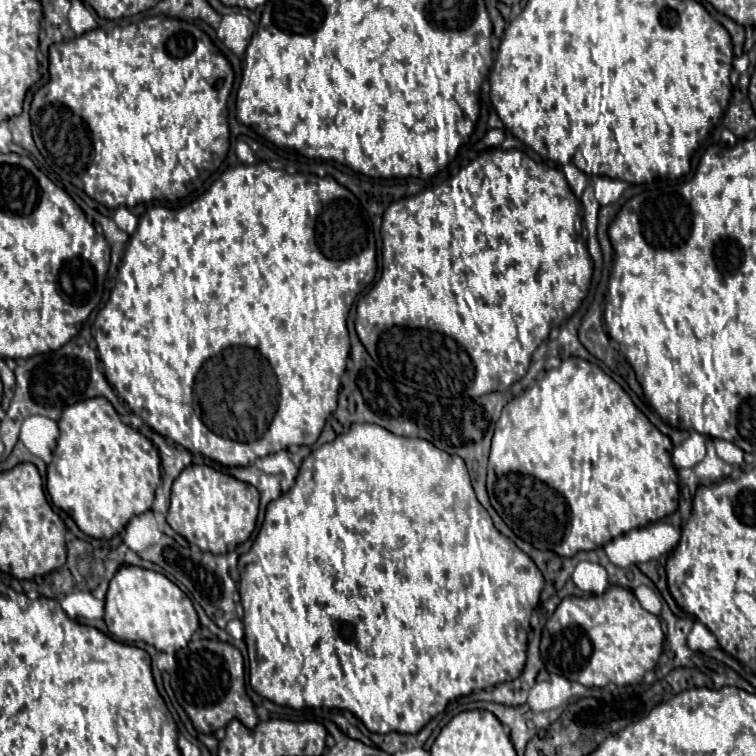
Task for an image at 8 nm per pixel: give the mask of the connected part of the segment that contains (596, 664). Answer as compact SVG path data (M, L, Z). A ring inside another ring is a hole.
M612 586L602 596L568 596L548 618L542 630L540 652L550 674L560 674L588 688L606 684L638 684L648 670L654 670L664 644L660 618L646 612L636 596Z

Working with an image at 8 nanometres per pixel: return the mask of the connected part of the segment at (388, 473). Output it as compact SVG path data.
M354 424L346 434L340 434L336 436L332 442L328 444L322 444L320 448L312 450L312 454L308 458L304 458L302 466L300 466L300 472L296 476L296 484L286 492L282 494L278 500L270 502L268 508L266 508L266 518L264 518L264 524L254 540L254 546L250 548L250 552L242 554L240 560L238 560L238 570L240 570L240 603L243 608L242 622L244 625L244 640L246 640L246 646L248 646L248 658L250 658L250 686L254 688L256 694L268 698L270 702L274 704L280 704L280 706L288 706L288 708L294 708L294 710L304 710L304 708L338 708L338 710L348 710L352 712L354 716L358 716L364 726L370 730L370 732L378 732L378 734L386 734L386 732L400 732L400 734L416 734L420 732L434 716L438 716L440 712L444 712L444 708L460 698L460 696L466 696L474 690L486 690L486 688L492 688L492 686L498 686L502 682L512 682L514 678L520 676L524 664L526 664L526 632L530 628L530 614L532 610L536 608L538 600L540 600L540 592L544 588L544 578L542 578L542 572L536 568L536 564L512 542L508 540L506 536L502 536L494 524L492 524L492 518L490 514L482 508L482 504L476 500L476 494L474 494L474 488L470 484L470 476L468 476L468 470L464 474L464 460L460 456L450 456L448 452L444 450L438 450L434 444L428 444L426 440L420 440L420 438L402 438L402 436L396 436L376 424Z

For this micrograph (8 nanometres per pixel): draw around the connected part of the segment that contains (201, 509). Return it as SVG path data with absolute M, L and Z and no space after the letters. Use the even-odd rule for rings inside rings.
M186 466L182 474L174 480L172 484L172 496L170 496L170 510L168 510L168 524L174 532L184 536L190 544L196 544L202 550L208 550L212 554L226 554L232 552L238 544L246 542L250 534L256 528L256 518L258 518L258 504L260 504L260 494L252 484L240 482L228 474L222 474L210 466Z

